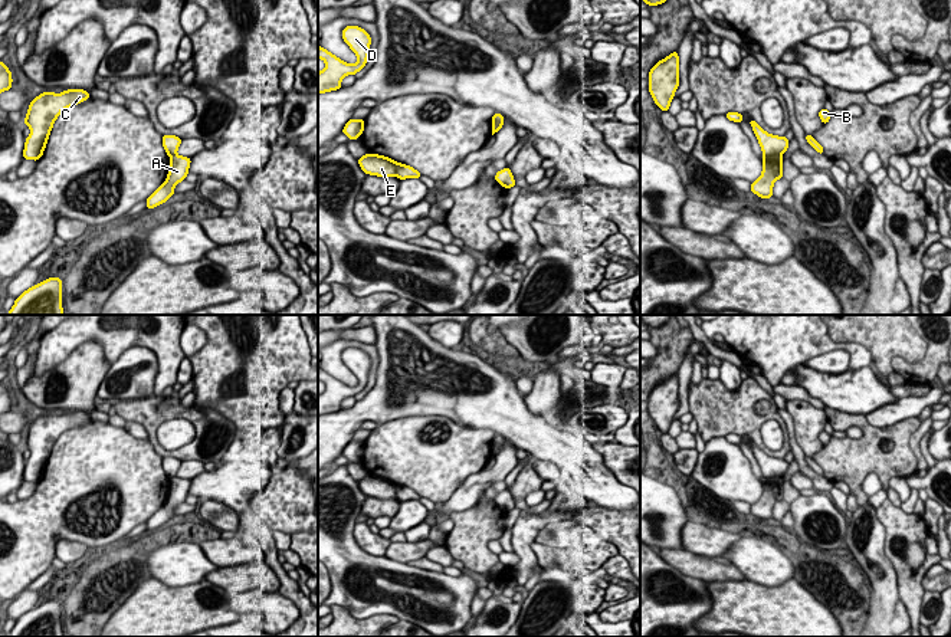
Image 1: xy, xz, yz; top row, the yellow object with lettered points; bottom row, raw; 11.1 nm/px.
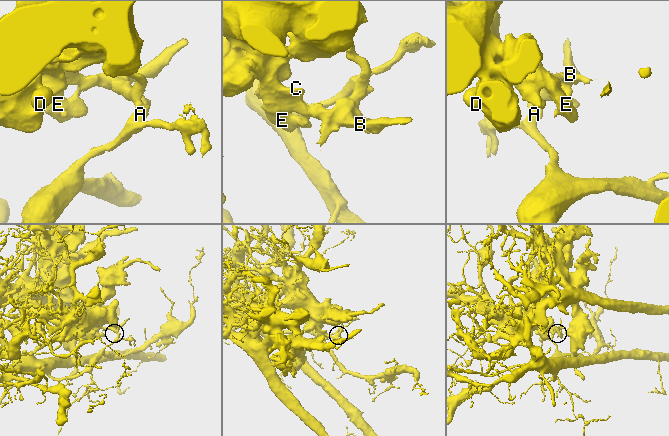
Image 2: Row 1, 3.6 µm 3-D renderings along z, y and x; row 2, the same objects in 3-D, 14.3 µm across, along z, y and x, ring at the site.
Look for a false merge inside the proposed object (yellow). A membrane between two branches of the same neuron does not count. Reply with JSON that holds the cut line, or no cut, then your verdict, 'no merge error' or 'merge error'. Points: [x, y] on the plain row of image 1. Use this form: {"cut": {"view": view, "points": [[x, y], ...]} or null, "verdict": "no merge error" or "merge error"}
{"cut": {"view": "yz", "points": [[764, 476], [780, 478]]}, "verdict": "merge error"}

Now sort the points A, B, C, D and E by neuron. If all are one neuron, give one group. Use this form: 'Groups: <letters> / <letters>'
Groups: A / B C D E

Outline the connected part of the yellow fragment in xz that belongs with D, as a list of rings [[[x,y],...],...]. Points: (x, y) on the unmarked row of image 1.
[[[347,348],[342,352],[342,361],[357,377],[358,384],[354,387],[345,385],[324,370],[318,368],[318,380],[325,384],[325,391],[318,394],[318,417],[340,411],[341,403],[347,397],[355,397],[367,385],[371,367],[370,357],[358,348]]]

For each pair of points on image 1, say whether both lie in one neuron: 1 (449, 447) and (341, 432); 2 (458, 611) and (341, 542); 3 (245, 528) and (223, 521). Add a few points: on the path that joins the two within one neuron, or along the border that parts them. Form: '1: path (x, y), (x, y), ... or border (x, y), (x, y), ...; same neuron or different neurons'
1: border (412, 417), (393, 419), (379, 426); different neurons
2: path (429, 600), (386, 587), (370, 571); same neuron
3: border (239, 515), (239, 529), (235, 534); different neurons

